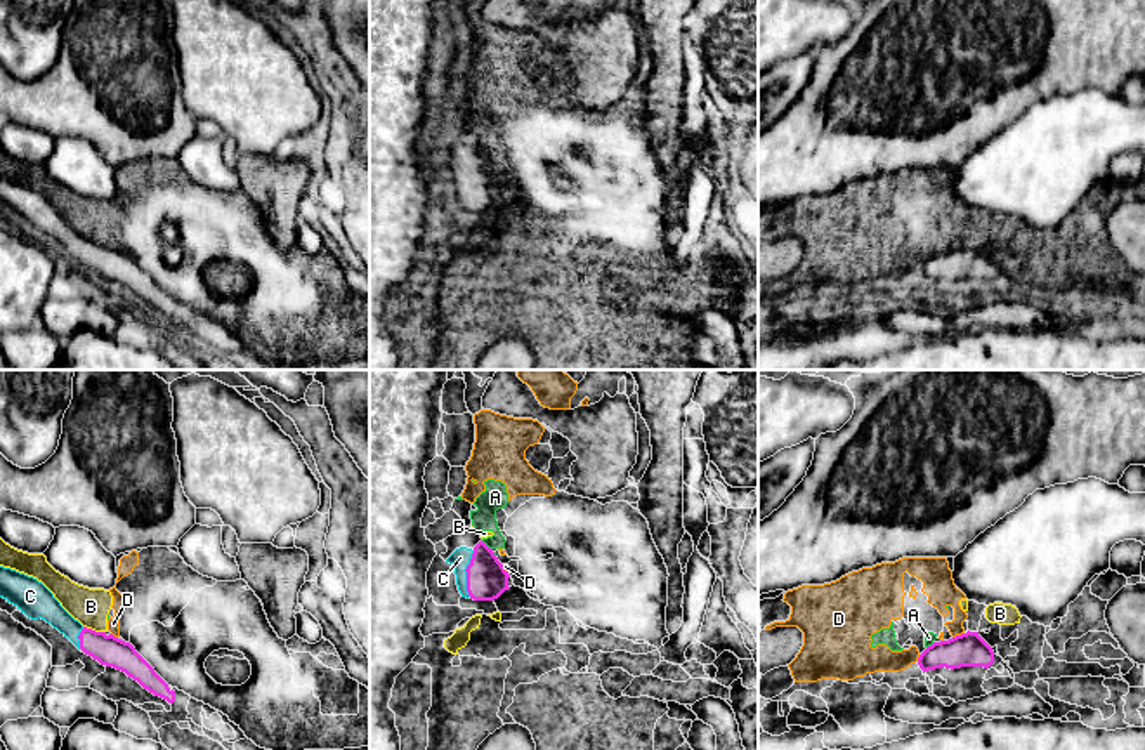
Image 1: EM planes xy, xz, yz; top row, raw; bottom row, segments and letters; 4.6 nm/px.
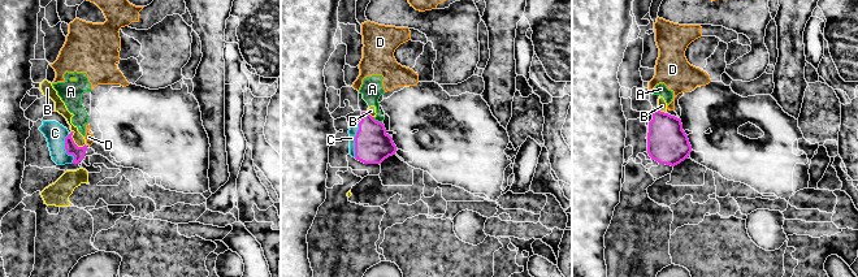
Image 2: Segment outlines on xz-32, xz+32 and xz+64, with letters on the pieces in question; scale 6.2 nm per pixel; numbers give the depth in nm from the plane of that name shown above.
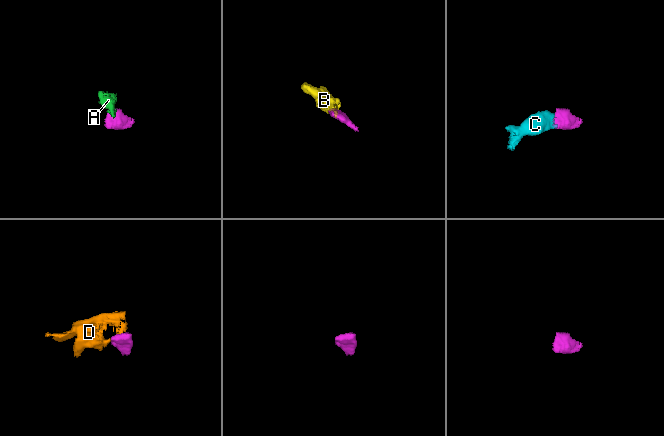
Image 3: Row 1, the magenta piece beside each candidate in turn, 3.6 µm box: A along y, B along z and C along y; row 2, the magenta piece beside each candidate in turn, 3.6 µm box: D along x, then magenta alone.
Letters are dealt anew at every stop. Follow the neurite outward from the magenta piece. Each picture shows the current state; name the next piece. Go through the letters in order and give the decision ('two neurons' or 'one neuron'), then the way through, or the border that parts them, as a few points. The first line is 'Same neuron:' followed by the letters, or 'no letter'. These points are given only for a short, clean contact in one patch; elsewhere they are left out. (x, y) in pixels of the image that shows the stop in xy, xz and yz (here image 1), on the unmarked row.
Same neuron: C
A: two neurons; border along xz (481, 151), (491, 160)
B: two neurons
C: one neuron; runs through xz (486, 190), (477, 184), (467, 184), (465, 174), (460, 169)
D: two neurons; border along yz (963, 243), (953, 249)

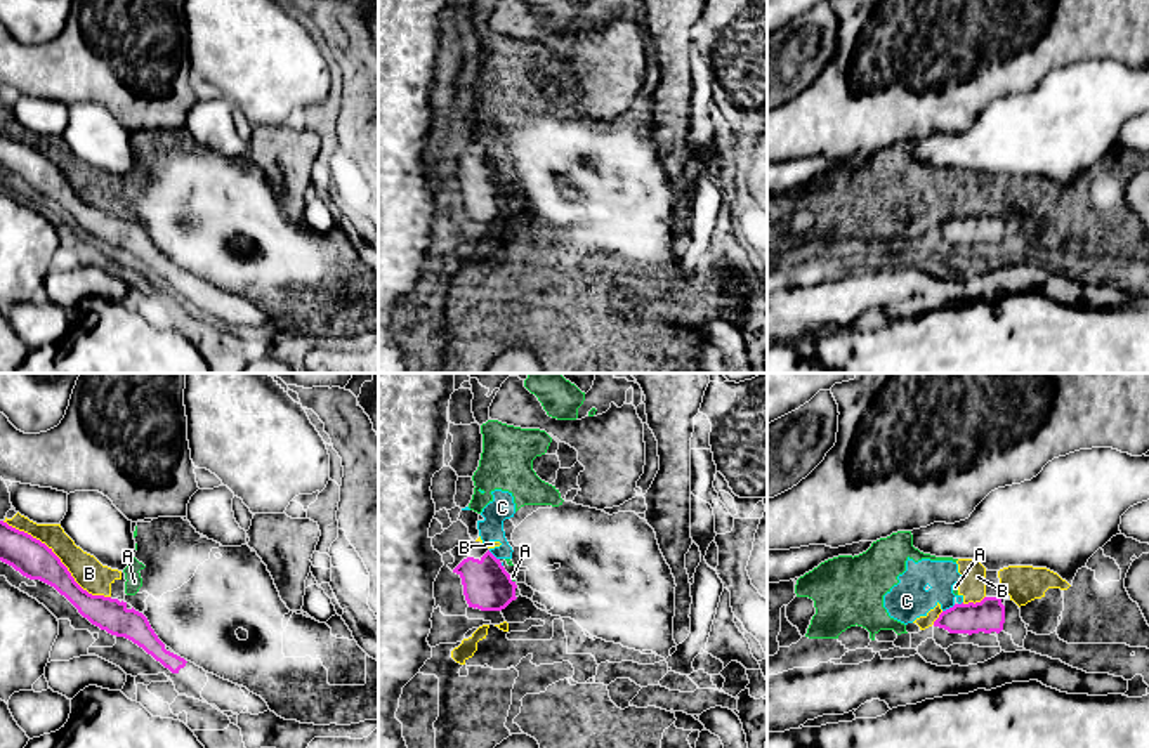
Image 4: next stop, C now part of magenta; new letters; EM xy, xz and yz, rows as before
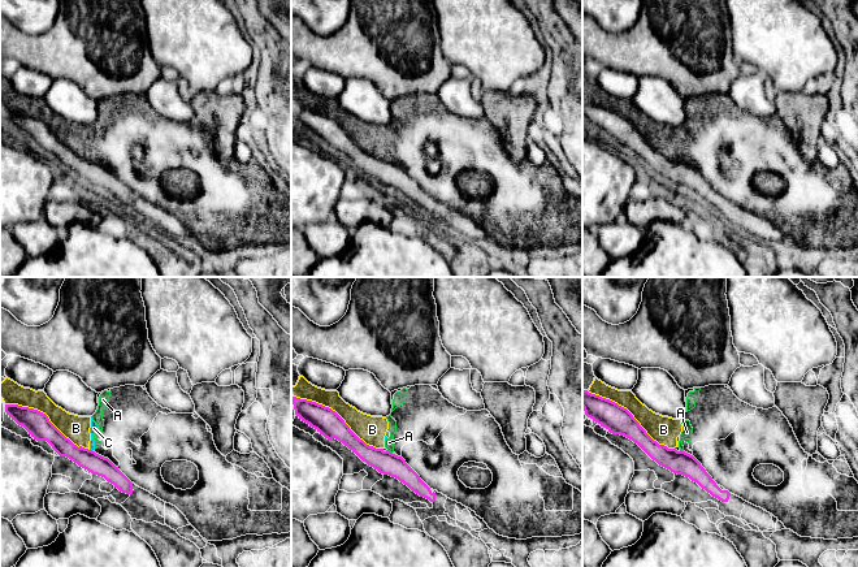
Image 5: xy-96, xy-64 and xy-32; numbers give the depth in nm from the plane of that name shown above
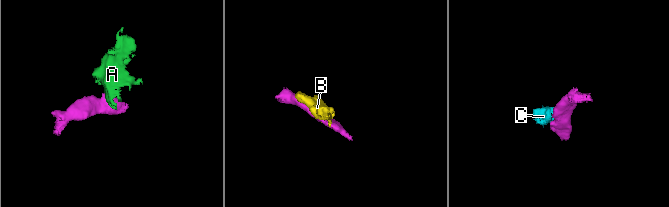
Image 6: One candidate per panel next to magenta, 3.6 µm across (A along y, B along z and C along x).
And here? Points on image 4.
Same neuron: no letter
A: two neurons; border along xz (509, 186), (514, 193)
B: two neurons
C: two neurons; border along yz (955, 216), (943, 223)

